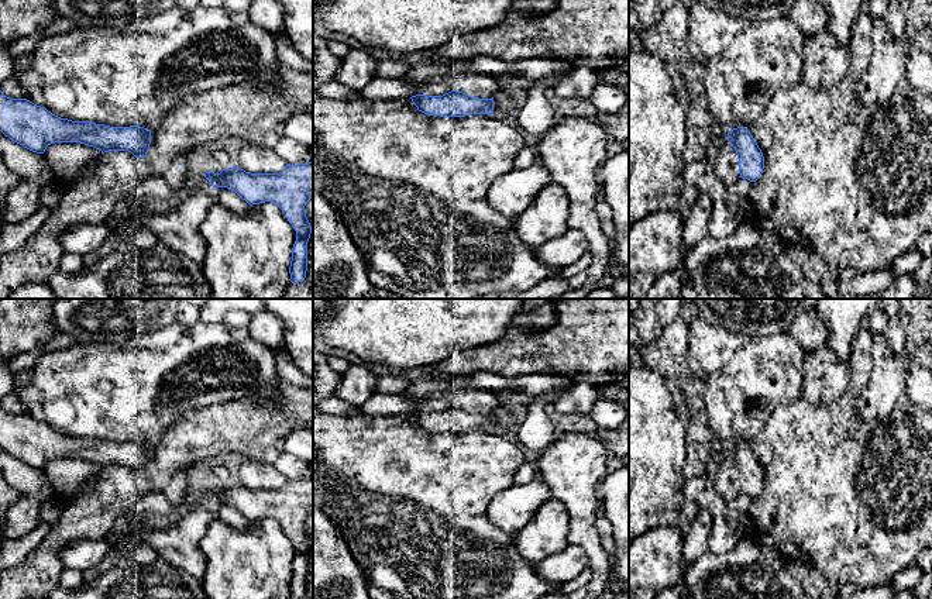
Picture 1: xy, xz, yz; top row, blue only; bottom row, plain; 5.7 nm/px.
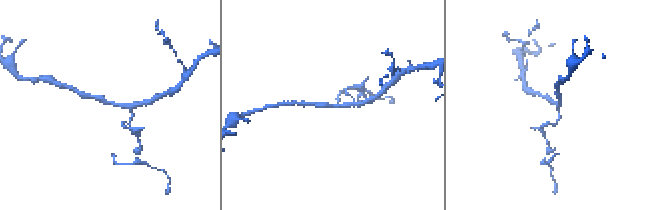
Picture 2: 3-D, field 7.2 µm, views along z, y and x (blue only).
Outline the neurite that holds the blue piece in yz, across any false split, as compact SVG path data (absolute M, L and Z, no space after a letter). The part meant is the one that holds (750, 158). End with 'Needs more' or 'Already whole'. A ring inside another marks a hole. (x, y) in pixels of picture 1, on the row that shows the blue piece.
M747 127L730 130L726 138L737 154L740 178L756 182L763 173L764 156Z. Already whole

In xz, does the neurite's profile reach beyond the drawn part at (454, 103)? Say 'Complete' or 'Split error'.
Complete

